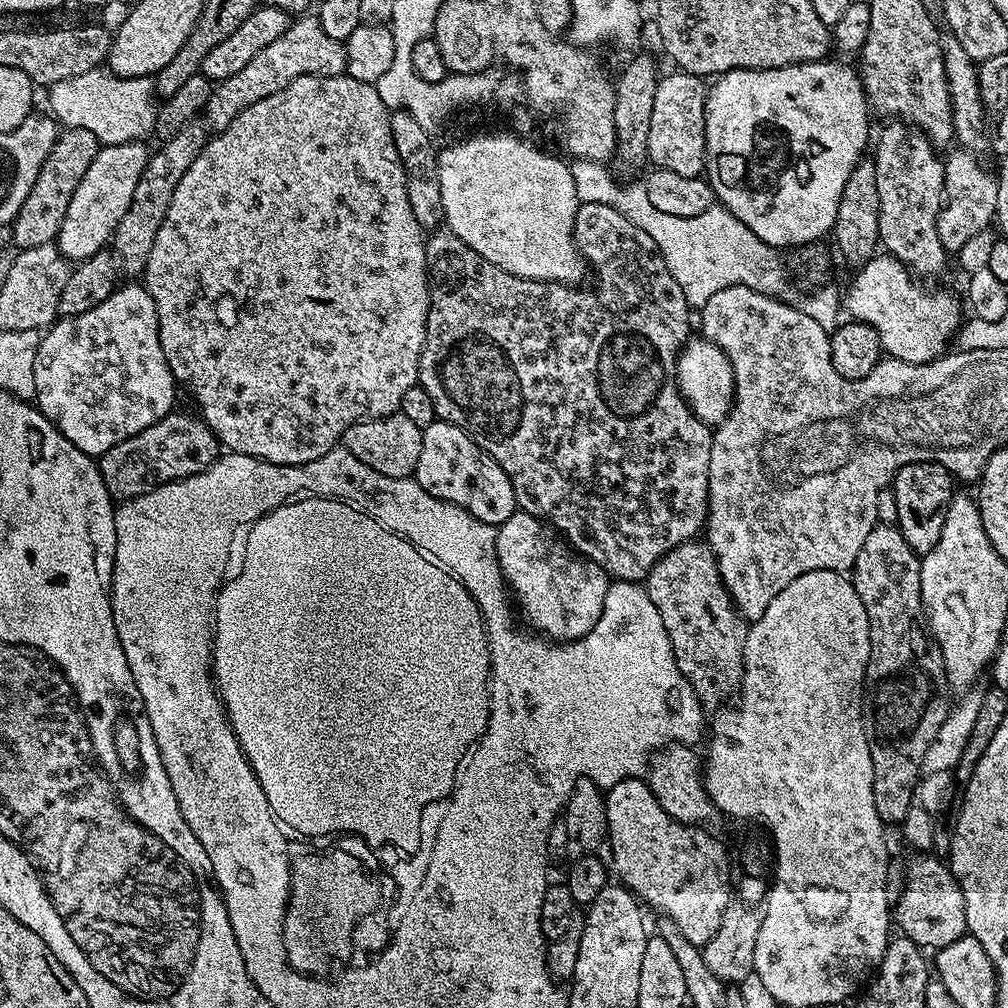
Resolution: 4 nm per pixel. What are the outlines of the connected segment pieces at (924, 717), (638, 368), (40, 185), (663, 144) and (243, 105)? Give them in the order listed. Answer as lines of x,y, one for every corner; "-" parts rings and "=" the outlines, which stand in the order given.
888,522
877,523
870,530
850,579
862,606
866,606
866,622
870,630
870,658
862,685
862,715
866,742
870,746
870,762
874,766
874,810
886,826
903,825
906,814
913,808
912,795
926,748
938,734
950,707
950,689
942,654
927,627
922,602
921,557
902,538
899,528
=
580,204
577,207
576,217
574,218
574,230
570,235
574,238
576,248
580,251
581,256
584,257
584,263
590,269
591,275
592,272
596,275
596,289
593,292
587,292
584,286
555,284
552,280
518,278
516,275
510,274
498,266
494,266
494,262
486,262
486,258
482,258
482,254
470,250
470,246
466,246
466,242
462,242
462,238
458,238
456,233
447,230
433,231
427,237
424,245
426,262
428,263
428,321
426,322
424,349
420,355
420,379
418,384
419,387
426,390
426,394
430,394
430,402
434,402
434,410
439,419
444,420
448,424
458,426
482,451
490,454
490,458
494,458
494,462
498,462
498,466
502,466
506,478
510,478
510,486
514,490
516,507
519,511
528,512
531,516
537,516
539,520
543,520
545,524
555,529
579,555
584,556
588,560
593,560
598,566
602,566
602,570
608,573
609,577
615,578
620,582
640,582
647,577
648,571
655,566
658,558
662,558
670,550
674,550
674,546
693,539
697,535
696,531
699,528
701,531
708,519
708,471
710,470
710,446
712,445
713,429
689,410
688,403
684,401
684,397
680,394
680,387
676,385
676,375
678,372
676,357
680,355
681,347
690,338
690,332
688,332
690,309
686,298
682,294
682,286
678,286
678,282
674,282
674,274
670,274
670,270
666,266
666,262
662,258
654,238
650,238
650,234
646,234
646,230
638,230
638,226
634,226
634,222
630,222
630,218
618,214
618,210
614,210
614,206
=
64,128
57,135
50,154
46,154
46,162
42,162
42,170
38,170
38,178
34,178
34,186
30,186
30,194
26,194
26,202
22,202
22,210
12,219
10,233
17,249
46,246
59,237
66,206
70,206
82,174
90,170
90,162
94,162
101,147
100,140
90,130
=
672,70
669,76
661,75
654,90
654,111
650,117
648,135
648,159
662,170
674,170
674,174
683,174
686,178
700,176
705,171
704,162
704,97
706,84
699,76
688,72
=
301,15
289,23
288,32
282,34
282,38
270,42
266,50
258,50
258,54
254,54
250,63
242,66
242,70
238,70
234,78
221,80
213,87
202,113
203,119
209,129
226,129
230,122
234,122
239,112
254,106
254,102
282,90
290,82
303,76
343,76
345,66
346,50
343,43
330,38
330,34
322,30
315,15

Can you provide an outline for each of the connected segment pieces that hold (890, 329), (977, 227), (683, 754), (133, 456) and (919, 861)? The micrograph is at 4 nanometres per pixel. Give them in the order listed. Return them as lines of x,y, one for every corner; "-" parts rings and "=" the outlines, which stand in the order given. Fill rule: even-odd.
887,254
873,256
853,276
856,277
848,288
848,296
846,292
843,297
843,307
852,320
869,324
876,331
881,349
891,359
928,364
945,355
947,344
951,340
953,343
962,324
960,304
950,293
927,292
901,260
=
955,151
944,160
944,198
936,215
938,238
948,254
960,252
974,234
985,231
993,223
998,206
997,177
991,176
972,153
=
667,744
664,748
657,748
648,762
646,783
654,798
658,798
658,806
662,806
670,818
683,824
704,826
707,820
718,816
718,809
704,789
702,760
698,752
696,756
696,750
687,744
=
173,410
158,423
118,442
118,446
110,446
110,450
98,457
102,482
106,482
106,490
113,501
133,500
158,486
169,484
171,480
208,471
221,455
222,445
203,419
193,416
=
916,854
904,872
904,893
894,904
894,924
921,949
939,950
958,942
968,932
964,891
952,875
952,869
935,854

